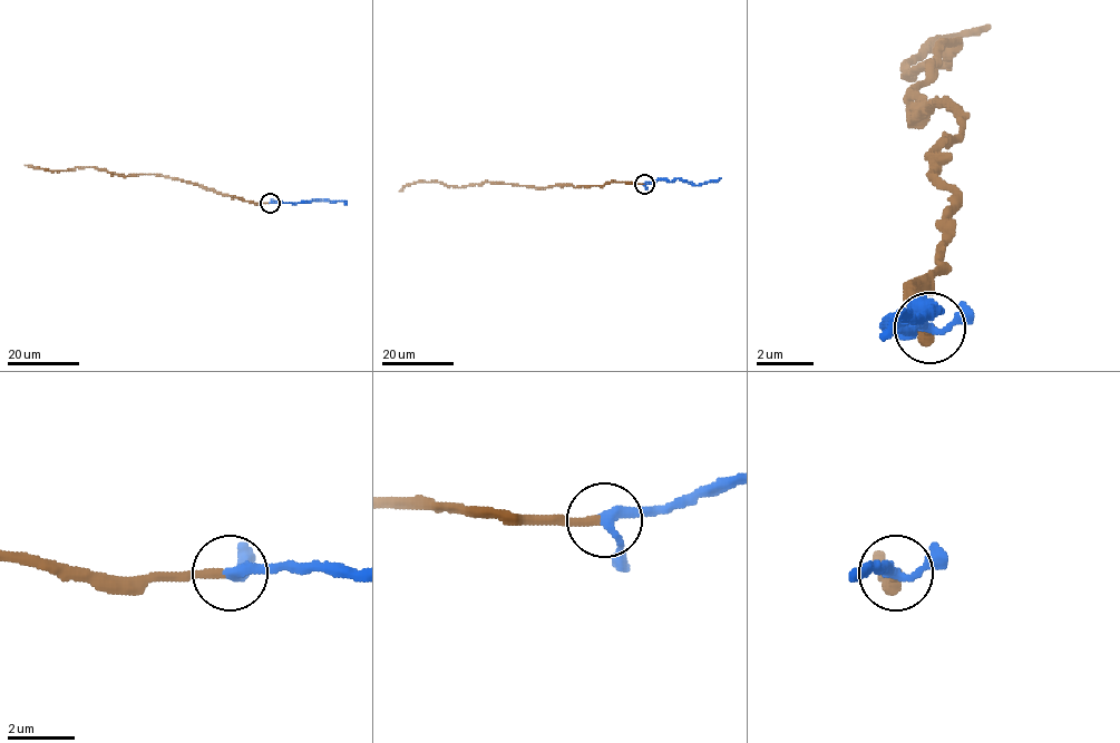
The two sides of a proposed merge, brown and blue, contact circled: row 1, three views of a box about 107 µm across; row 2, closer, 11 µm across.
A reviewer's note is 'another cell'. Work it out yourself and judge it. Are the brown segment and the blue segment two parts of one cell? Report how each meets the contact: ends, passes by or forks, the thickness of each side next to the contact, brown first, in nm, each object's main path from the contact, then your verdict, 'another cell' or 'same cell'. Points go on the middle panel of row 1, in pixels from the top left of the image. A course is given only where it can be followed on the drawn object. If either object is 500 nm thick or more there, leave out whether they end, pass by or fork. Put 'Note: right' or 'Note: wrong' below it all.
brown ends there; blue passes by; 240 nm thick on the brown side, 280 nm on the other; brown runs (644, 184), (612, 182), (547, 187), (483, 182), (460, 187), (424, 182), (407, 184), (399, 192); blue runs (644, 184), (681, 178), (701, 185), (720, 177); same cell
Note: wrong

